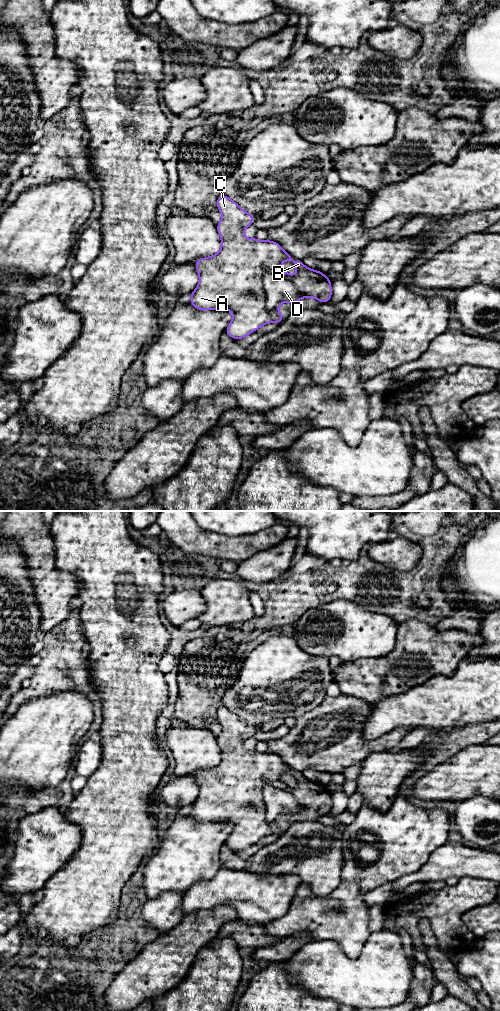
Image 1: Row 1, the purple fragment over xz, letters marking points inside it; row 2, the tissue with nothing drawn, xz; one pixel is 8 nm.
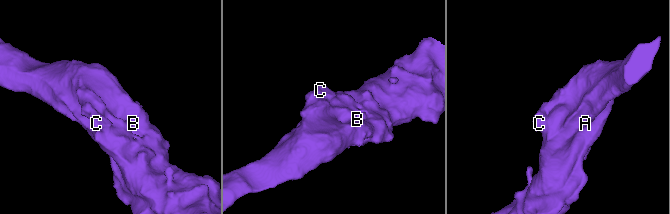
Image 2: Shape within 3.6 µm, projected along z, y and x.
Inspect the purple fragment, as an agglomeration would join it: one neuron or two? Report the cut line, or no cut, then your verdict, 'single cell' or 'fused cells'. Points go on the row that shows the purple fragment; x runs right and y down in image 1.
xz (263, 274), (267, 272), (273, 273), (290, 280), (304, 296) | fused cells

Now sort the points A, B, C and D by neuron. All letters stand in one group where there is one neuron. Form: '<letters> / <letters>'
A B C / D

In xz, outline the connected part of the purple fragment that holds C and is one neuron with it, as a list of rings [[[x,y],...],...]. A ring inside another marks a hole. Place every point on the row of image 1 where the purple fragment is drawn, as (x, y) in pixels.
[[[224,194],[217,198],[216,206],[222,215],[221,221],[216,224],[217,232],[221,238],[221,249],[217,254],[205,258],[197,259],[194,264],[199,275],[199,283],[190,294],[190,304],[200,311],[207,310],[228,310],[233,313],[229,325],[225,330],[225,334],[239,341],[247,335],[255,332],[263,325],[268,323],[282,323],[284,321],[283,314],[276,308],[269,310],[266,307],[266,296],[263,288],[263,276],[269,272],[278,277],[287,279],[295,284],[297,289],[301,290],[304,296],[317,299],[320,303],[330,302],[332,298],[331,280],[326,274],[306,267],[302,261],[294,260],[292,256],[283,250],[281,245],[272,240],[259,240],[256,237],[249,239],[244,236],[244,230],[253,224],[256,218],[252,214],[246,212],[238,206],[232,198]],[[283,261],[291,261],[297,269],[295,275],[290,275],[280,268]]]

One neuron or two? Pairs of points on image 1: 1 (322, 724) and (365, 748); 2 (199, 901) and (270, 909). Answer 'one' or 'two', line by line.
1: one
2: one

